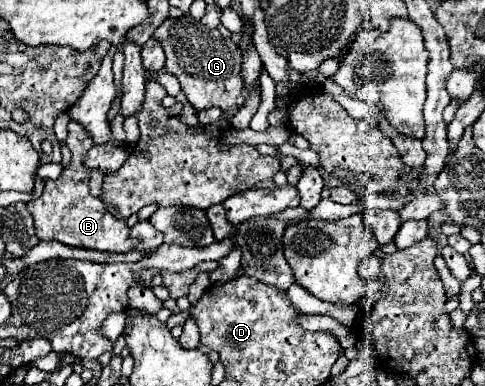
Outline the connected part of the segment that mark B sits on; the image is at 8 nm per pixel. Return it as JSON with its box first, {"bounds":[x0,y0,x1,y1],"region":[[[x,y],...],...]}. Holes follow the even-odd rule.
{"bounds":[27,120,139,254],"region":[[[75,120],[69,122],[69,136],[67,136],[65,144],[71,150],[69,166],[65,166],[65,170],[61,172],[61,176],[57,180],[45,180],[43,194],[39,198],[27,202],[27,208],[29,208],[29,212],[31,212],[33,220],[35,220],[37,238],[45,240],[45,242],[57,240],[57,242],[61,242],[65,246],[89,248],[89,250],[99,250],[99,252],[117,252],[119,254],[119,252],[133,250],[139,244],[139,240],[129,236],[127,222],[115,218],[113,214],[109,214],[105,210],[105,204],[97,196],[93,196],[89,192],[91,170],[85,168],[83,156],[93,146],[93,140],[89,140],[85,128],[81,128],[81,124],[77,124]],[[59,210],[61,210],[61,214],[59,214]]]}

